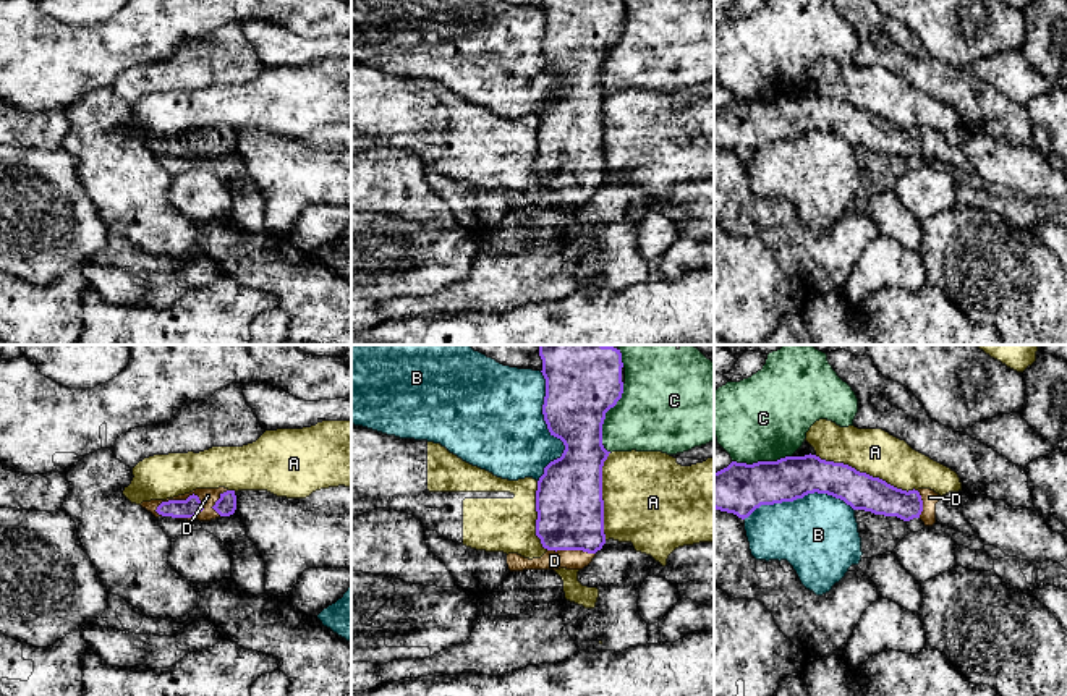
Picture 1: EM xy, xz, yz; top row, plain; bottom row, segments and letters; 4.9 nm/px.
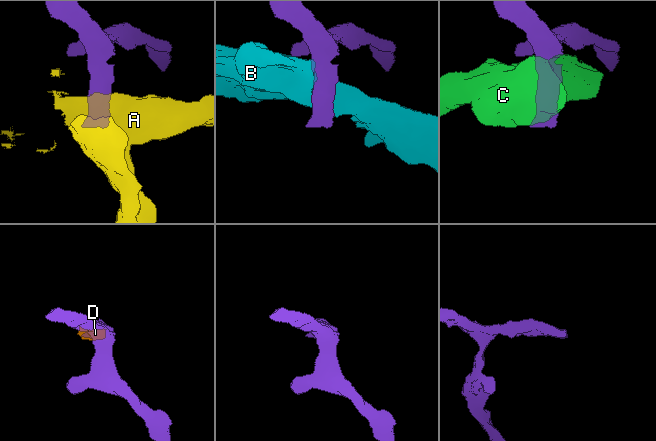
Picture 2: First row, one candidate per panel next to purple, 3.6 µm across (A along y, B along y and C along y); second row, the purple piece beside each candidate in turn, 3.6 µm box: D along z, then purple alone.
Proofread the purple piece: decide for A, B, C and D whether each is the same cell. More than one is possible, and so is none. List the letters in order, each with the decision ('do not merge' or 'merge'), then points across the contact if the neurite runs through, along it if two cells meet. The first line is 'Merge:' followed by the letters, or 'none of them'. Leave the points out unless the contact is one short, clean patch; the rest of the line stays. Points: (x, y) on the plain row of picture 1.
Merge: D
A: do not merge
B: do not merge
C: do not merge
D: merge; way xy (177, 146), (180, 138), (193, 131), (208, 133)

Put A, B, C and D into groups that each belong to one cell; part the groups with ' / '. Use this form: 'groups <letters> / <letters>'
groups A / B / C / D

